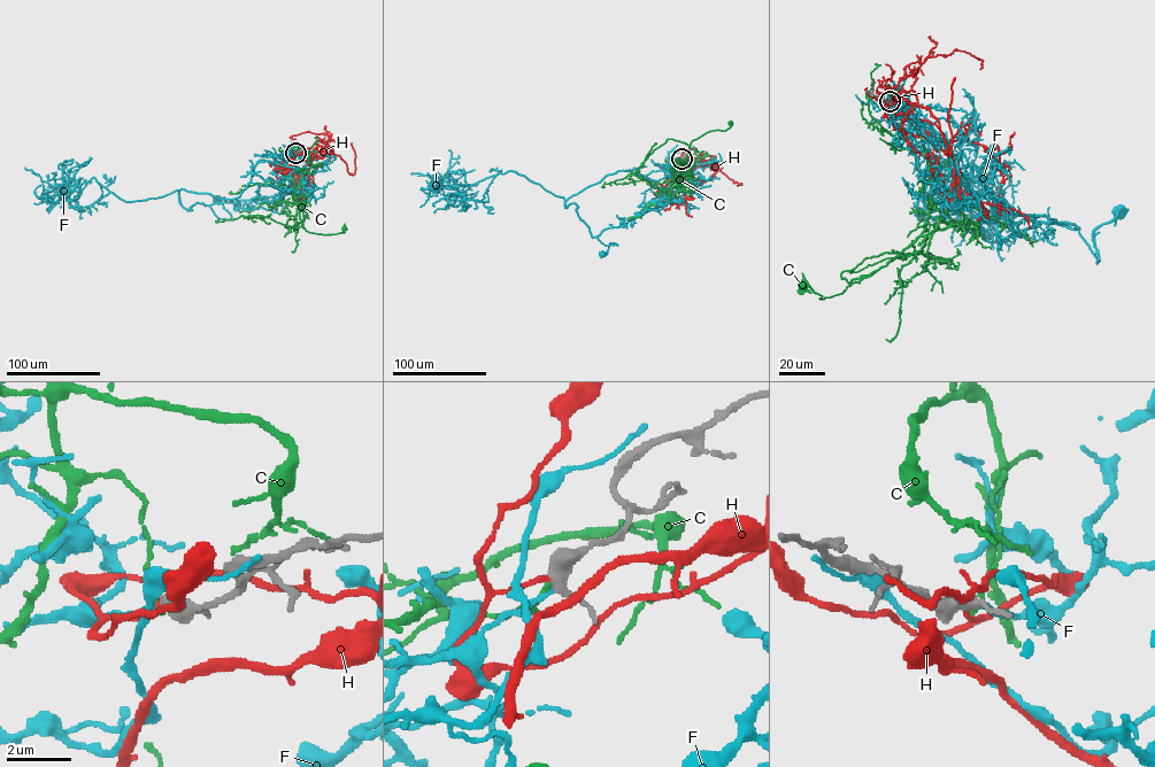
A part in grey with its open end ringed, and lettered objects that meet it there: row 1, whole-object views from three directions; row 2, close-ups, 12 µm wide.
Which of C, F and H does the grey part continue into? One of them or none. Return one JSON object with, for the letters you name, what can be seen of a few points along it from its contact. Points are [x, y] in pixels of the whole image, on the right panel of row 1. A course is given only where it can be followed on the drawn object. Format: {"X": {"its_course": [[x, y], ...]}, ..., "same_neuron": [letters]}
{"F": {"its_course": [[890, 101], [929, 124], [952, 165], [1010, 212], [1073, 224], [1096, 263], [1093, 232], [1121, 211]]}, "same_neuron": ["F"]}

